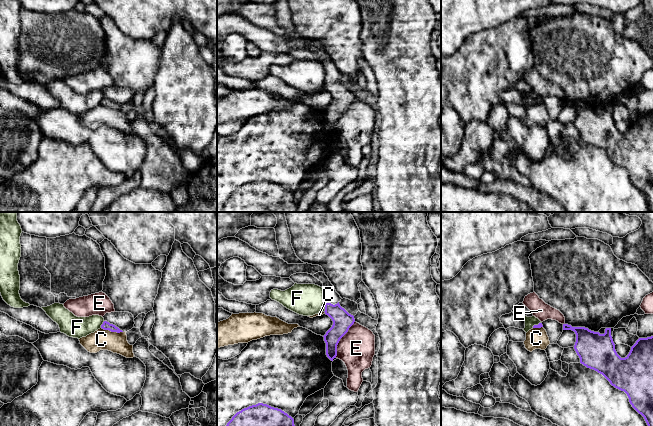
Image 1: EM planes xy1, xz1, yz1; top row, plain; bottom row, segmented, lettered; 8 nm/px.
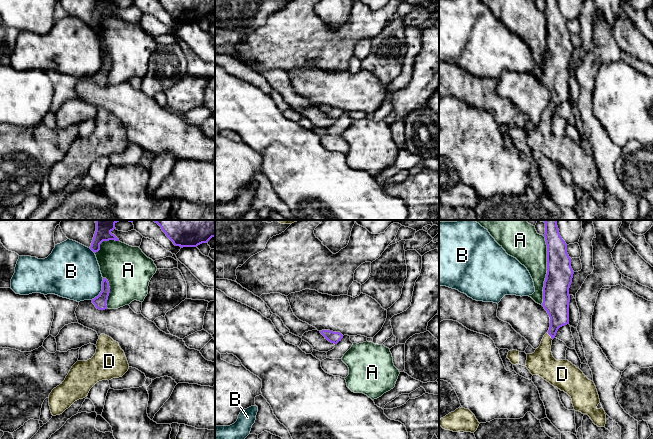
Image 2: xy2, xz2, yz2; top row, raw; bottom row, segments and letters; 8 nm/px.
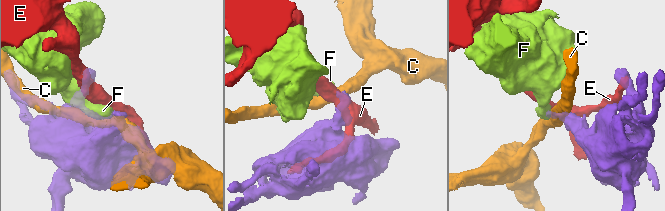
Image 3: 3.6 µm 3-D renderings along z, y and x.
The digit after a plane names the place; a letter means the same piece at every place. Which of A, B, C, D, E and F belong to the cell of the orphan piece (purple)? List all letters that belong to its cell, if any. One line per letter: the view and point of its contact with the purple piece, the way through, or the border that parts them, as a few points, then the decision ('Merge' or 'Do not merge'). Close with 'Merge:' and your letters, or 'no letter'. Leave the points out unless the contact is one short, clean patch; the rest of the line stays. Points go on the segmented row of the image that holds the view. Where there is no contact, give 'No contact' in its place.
A: Touches purple at yz2 (547, 270). Do not merge
B: Touches purple at xy2 (102, 290). Boundary: xy2 (103, 278), (101, 291), (91, 299). Do not merge
C: Touches purple at xy1 (112, 331). Boundary: xy1 (101, 327), (111, 331), (122, 332). Do not merge
D: Touches purple at yz2 (550, 335). Path across: yz2 (557, 305), (557, 320), (550, 335), (547, 339), (541, 362). Merge
E: Touches purple at xz1 (340, 338). Do not merge
F: Touches purple at xz1 (325, 307). Boundary: xz1 (326, 303), (323, 311). Do not merge
Merge: D

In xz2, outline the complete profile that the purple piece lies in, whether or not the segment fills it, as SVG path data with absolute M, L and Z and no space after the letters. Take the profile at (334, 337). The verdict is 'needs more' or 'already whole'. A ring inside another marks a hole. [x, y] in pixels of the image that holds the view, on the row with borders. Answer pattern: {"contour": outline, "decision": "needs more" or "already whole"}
{"contour": "M322 330L320 333L325 337L325 339L334 344L337 344L343 338L343 335L340 332Z", "decision": "already whole"}

